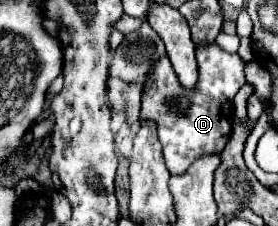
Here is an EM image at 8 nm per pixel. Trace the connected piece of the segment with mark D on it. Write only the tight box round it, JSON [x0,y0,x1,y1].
[139,43,247,175]

